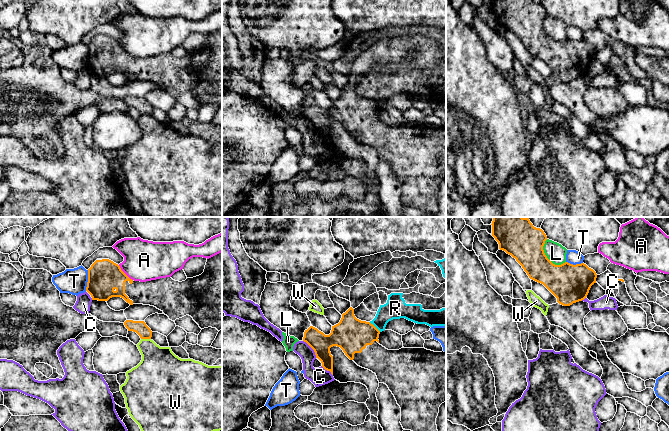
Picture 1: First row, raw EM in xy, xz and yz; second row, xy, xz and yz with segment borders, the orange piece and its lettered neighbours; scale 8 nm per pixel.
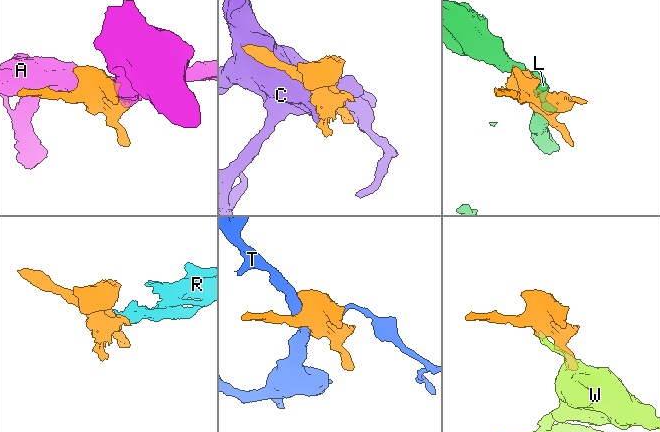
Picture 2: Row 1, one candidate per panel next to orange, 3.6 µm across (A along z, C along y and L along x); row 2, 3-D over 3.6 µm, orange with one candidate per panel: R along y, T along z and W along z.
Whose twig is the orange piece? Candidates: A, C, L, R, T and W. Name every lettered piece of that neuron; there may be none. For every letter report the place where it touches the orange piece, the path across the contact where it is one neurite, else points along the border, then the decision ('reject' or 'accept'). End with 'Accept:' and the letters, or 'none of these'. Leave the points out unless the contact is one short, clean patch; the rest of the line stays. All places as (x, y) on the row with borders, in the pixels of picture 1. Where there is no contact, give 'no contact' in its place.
A: contact xy (124, 273); reject
C: contact xz (312, 348); border xz (303, 340), (313, 350), (316, 357); reject
L: contact yz (546, 257); reject
R: contact xz (374, 326); border xz (369, 322), (380, 331); reject
T: contact xy (88, 280); reject
W: contact xy (146, 338); reject
Accept: none of these

